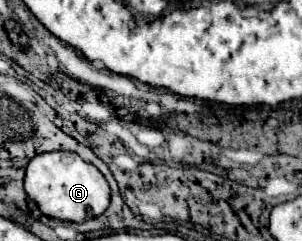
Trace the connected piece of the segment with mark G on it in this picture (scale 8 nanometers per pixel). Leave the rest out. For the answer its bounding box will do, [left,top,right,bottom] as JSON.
[24,151,110,223]

